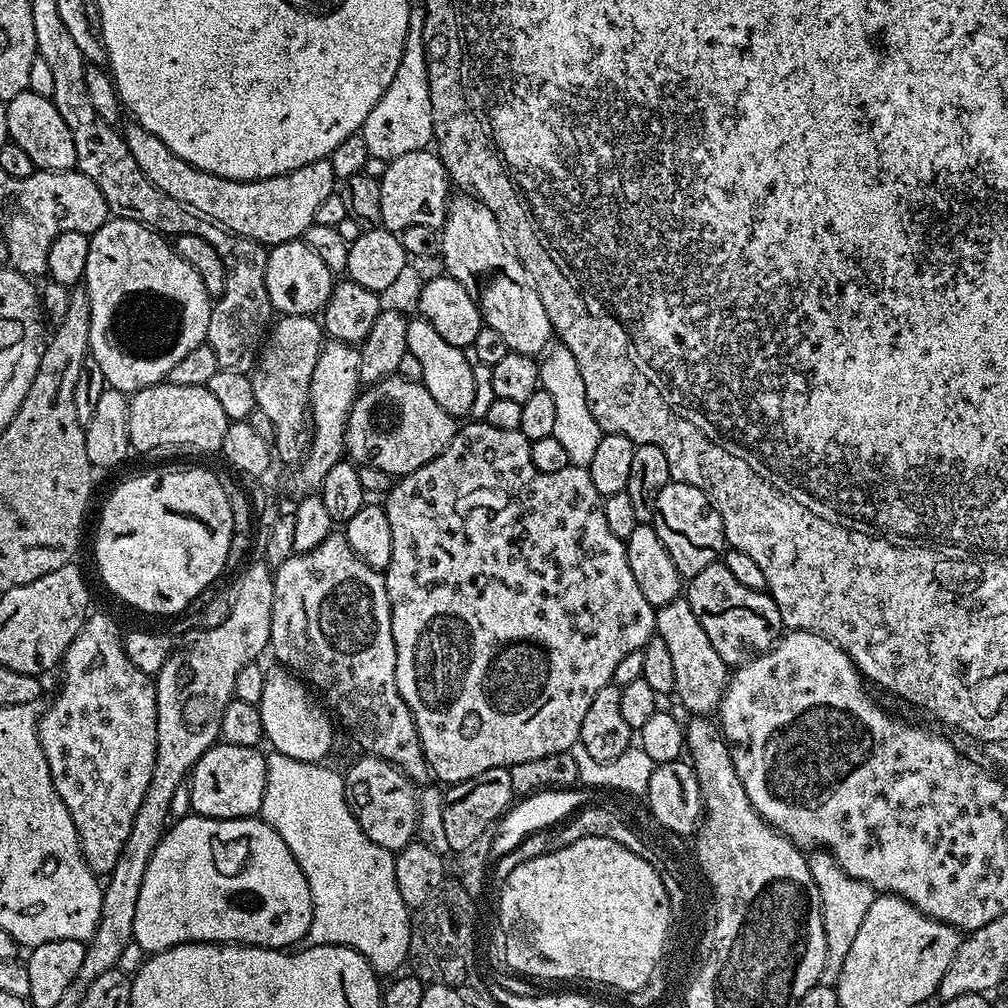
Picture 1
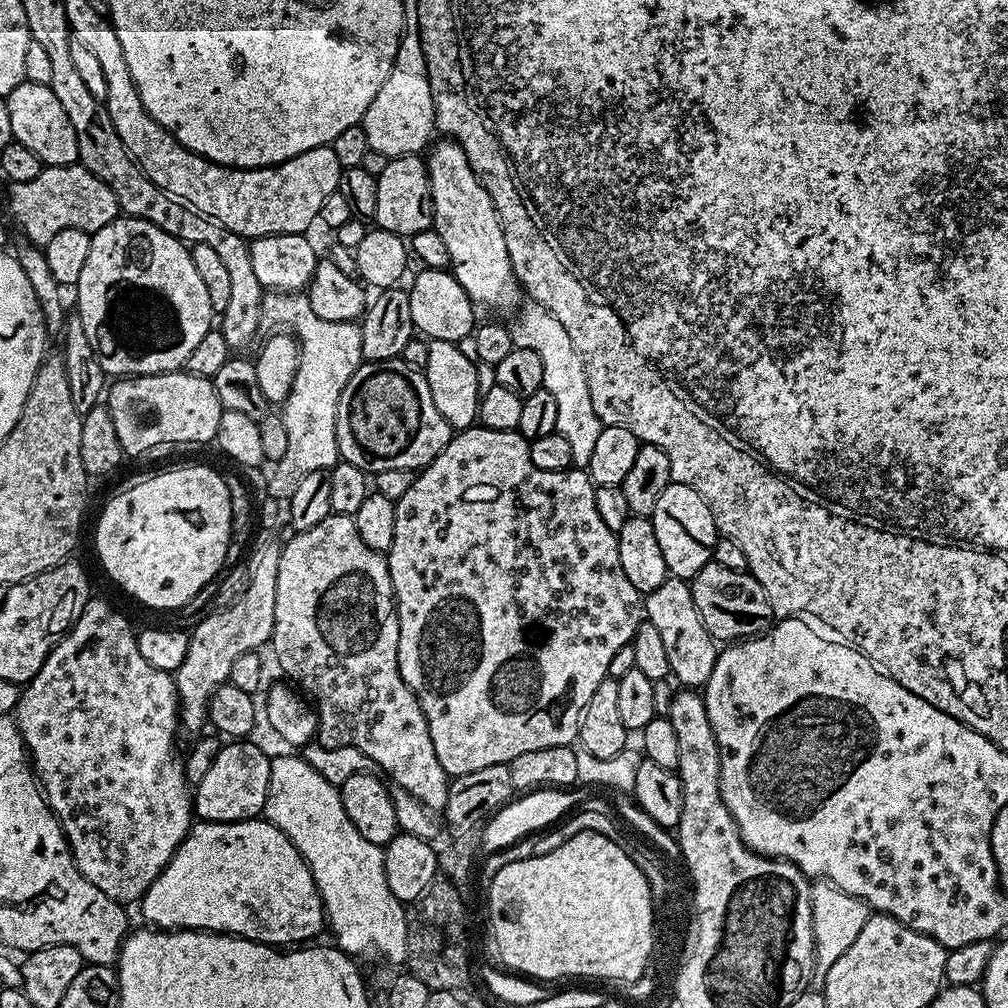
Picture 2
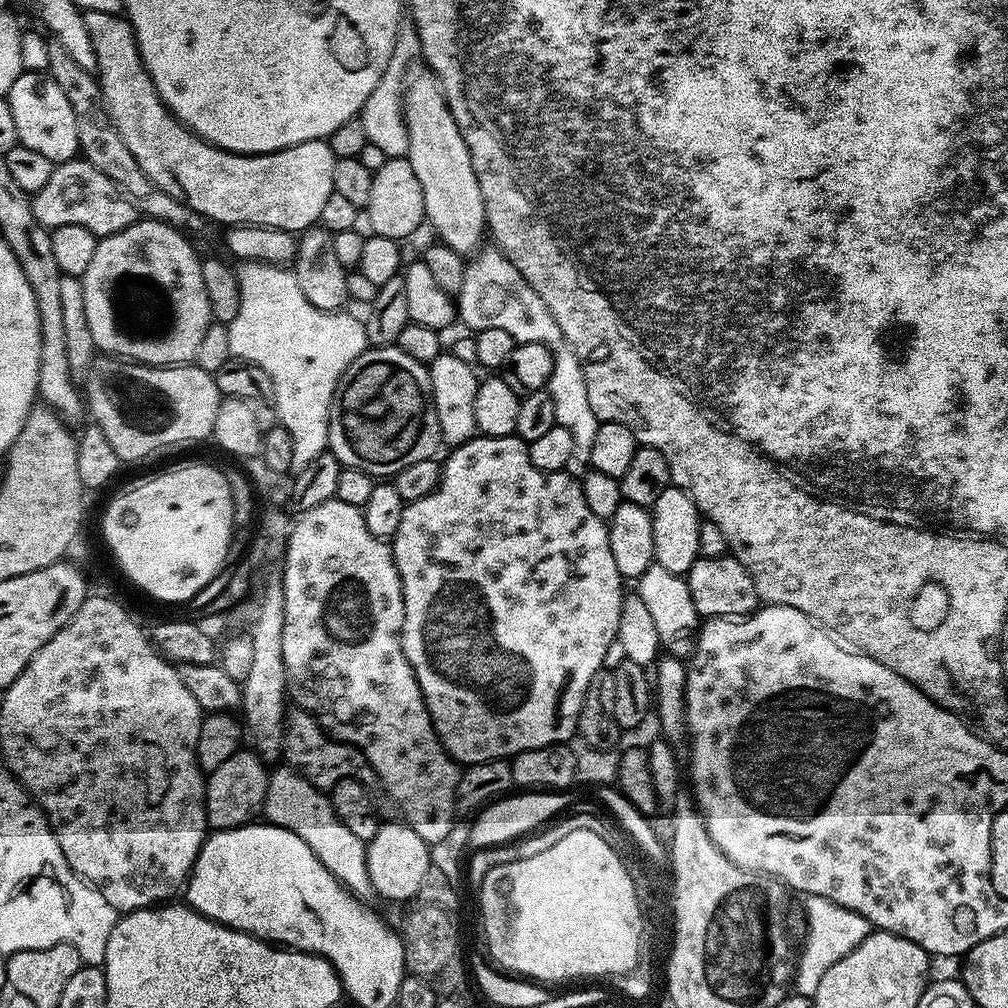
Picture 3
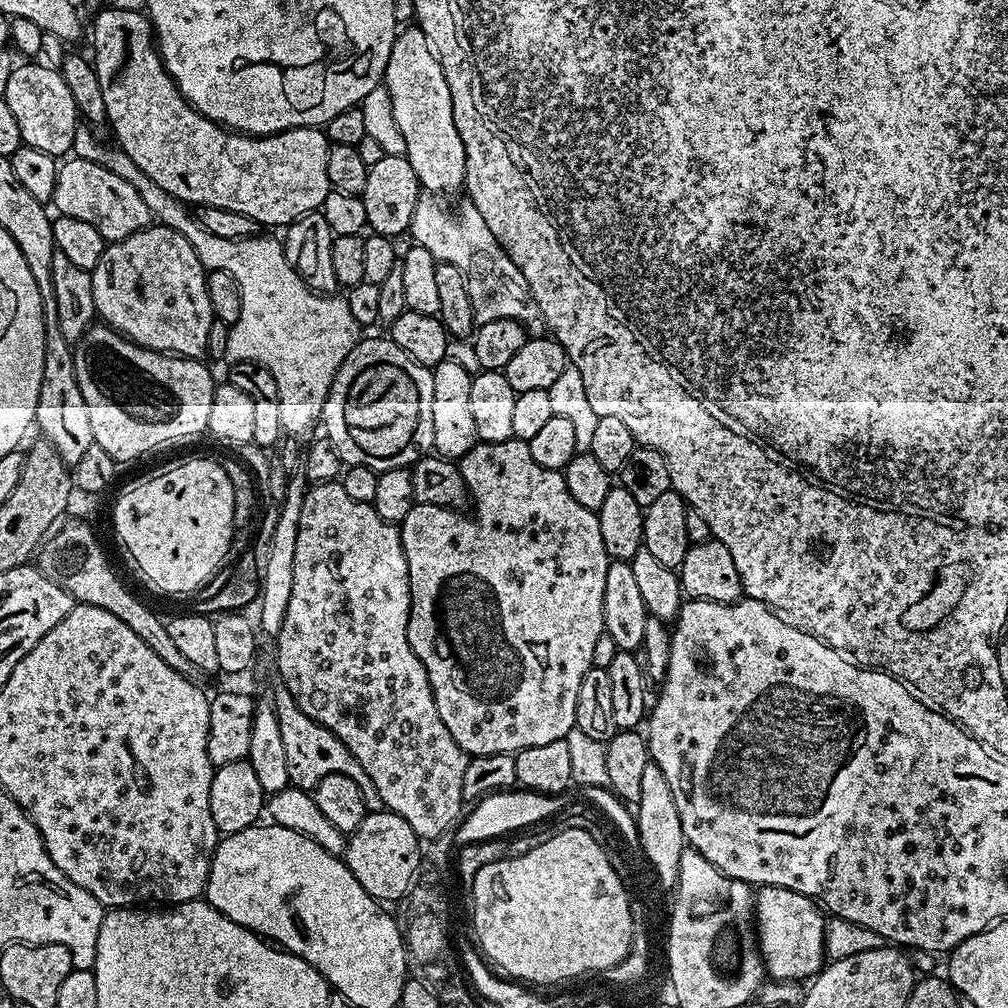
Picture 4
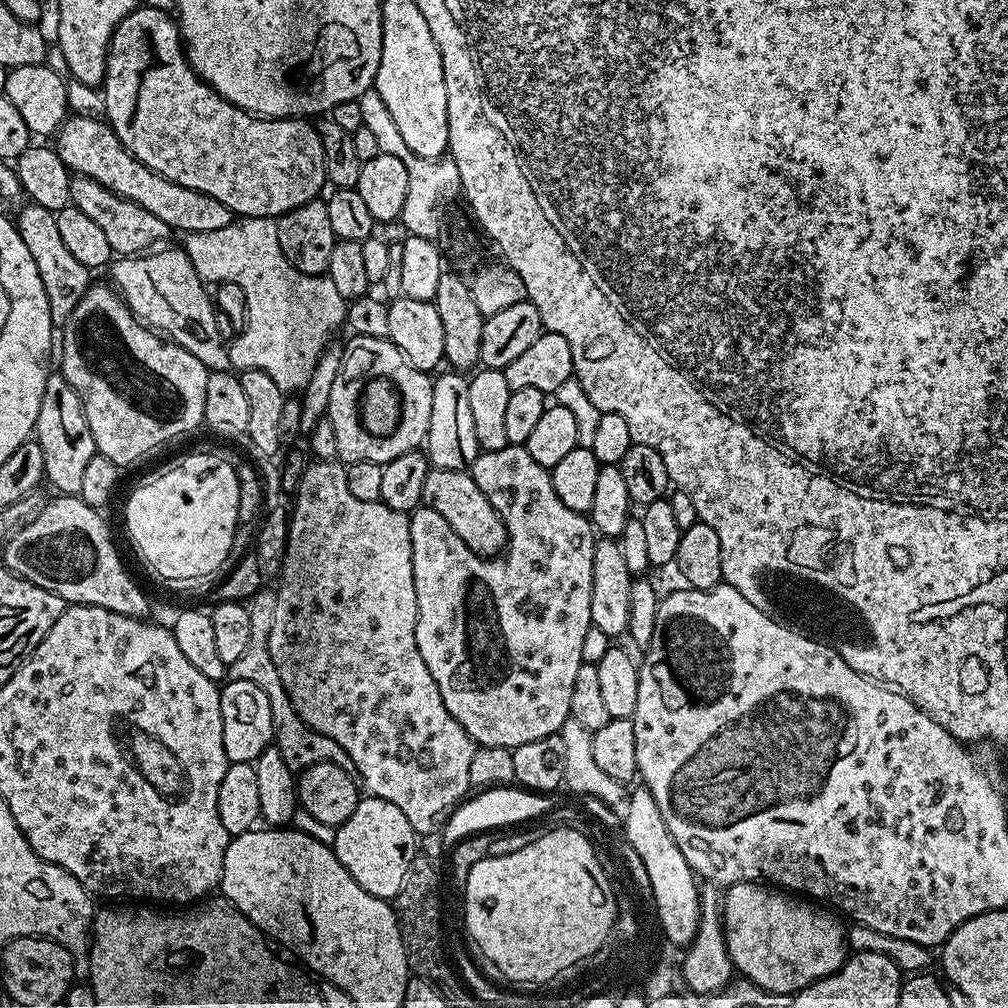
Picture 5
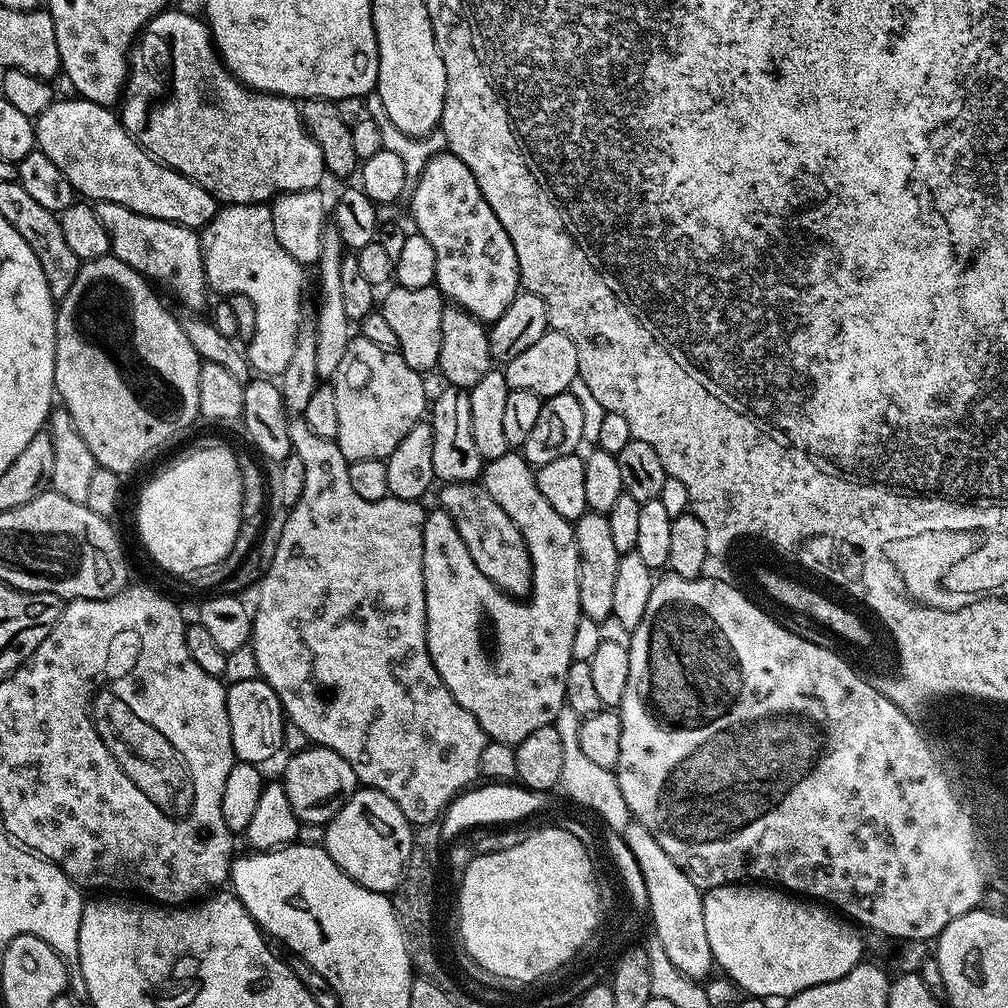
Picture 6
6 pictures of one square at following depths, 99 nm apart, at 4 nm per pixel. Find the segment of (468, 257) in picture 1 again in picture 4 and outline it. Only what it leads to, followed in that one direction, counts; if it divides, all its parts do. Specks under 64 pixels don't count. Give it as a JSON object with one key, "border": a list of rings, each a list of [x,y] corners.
{"border":[[[419,26],[397,31],[382,84],[390,94],[394,122],[406,142],[404,155],[408,157],[410,166],[414,166],[421,189],[436,196],[452,196],[461,191],[464,188],[466,154],[462,138],[458,138],[458,126],[454,126],[450,86],[446,86],[446,74],[442,74],[436,53]]]}

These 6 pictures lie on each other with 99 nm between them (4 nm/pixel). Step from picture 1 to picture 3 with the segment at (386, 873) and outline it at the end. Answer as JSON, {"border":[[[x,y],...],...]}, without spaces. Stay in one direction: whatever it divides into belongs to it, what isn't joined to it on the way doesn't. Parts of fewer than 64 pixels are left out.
{"border":[[[287,766],[273,771],[268,777],[262,816],[267,823],[298,834],[298,838],[314,850],[314,858],[318,858],[318,862],[322,862],[322,866],[326,866],[326,870],[353,896],[364,898],[372,892],[370,874],[366,870],[365,840],[357,838],[346,826],[342,826],[331,799],[321,789],[306,782],[306,778]]]}

